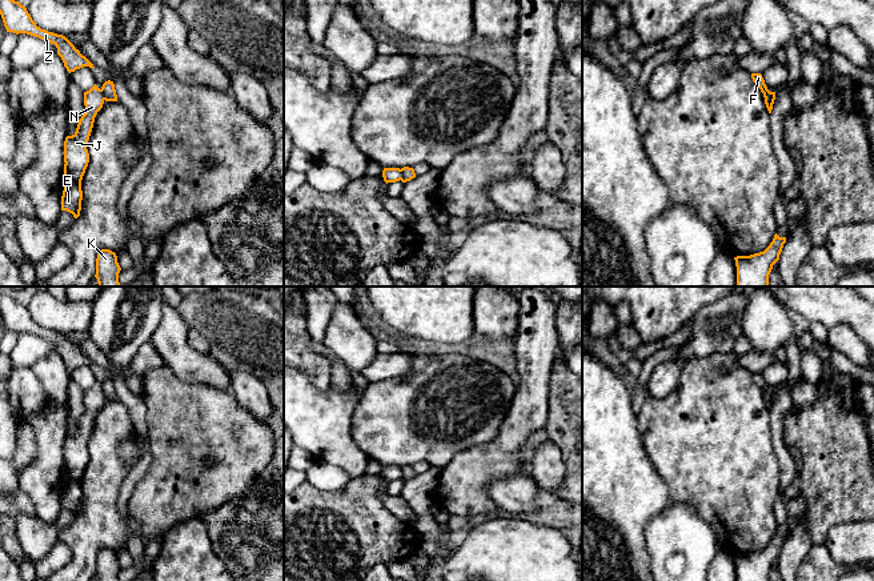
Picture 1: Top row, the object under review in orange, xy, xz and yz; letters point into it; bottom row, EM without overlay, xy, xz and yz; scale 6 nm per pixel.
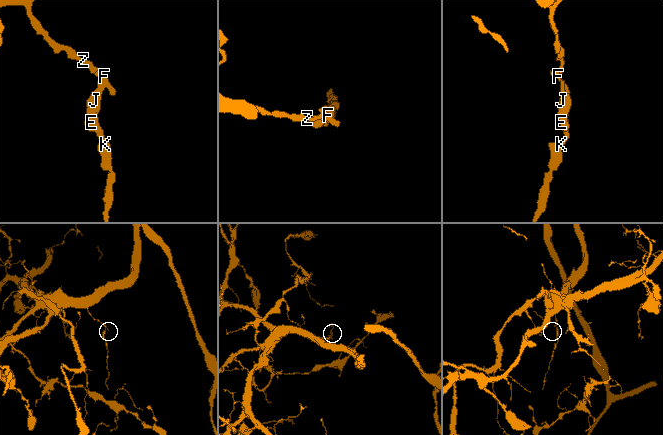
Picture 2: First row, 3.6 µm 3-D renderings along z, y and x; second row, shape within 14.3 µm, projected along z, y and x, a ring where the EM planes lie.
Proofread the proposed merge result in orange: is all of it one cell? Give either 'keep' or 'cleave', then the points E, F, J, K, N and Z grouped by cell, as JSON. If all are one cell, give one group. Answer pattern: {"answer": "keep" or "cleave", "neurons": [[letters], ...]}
{"answer": "cleave", "neurons": [["E", "J", "K", "N"], ["F", "Z"]]}

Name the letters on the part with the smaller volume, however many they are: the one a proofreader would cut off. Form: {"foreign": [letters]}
{"foreign": ["E", "J", "K", "N"]}

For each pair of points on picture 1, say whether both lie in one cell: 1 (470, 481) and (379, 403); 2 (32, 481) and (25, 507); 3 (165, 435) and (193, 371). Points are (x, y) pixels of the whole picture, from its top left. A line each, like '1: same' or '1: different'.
1: different
2: different
3: different

